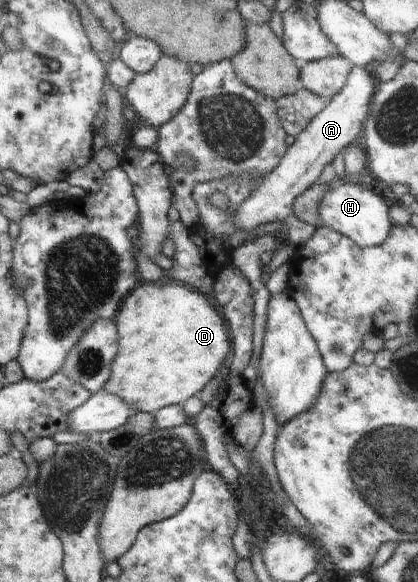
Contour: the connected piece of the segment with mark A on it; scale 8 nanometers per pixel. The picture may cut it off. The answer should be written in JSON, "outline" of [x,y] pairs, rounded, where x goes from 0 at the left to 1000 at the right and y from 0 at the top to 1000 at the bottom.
{"outline":[[[844,112],[828,144],[809,151],[804,162],[780,182],[734,213],[734,218],[691,244],[682,266],[667,275],[663,287],[634,301],[629,314],[569,352],[553,366],[553,381],[572,393],[600,395],[627,383],[679,380],[684,395],[677,402],[701,424],[722,423],[749,402],[754,390],[713,378],[703,371],[703,345],[732,325],[739,325],[782,282],[830,253],[871,220],[883,198],[885,177],[892,174],[902,143],[888,125],[888,115]]]}

